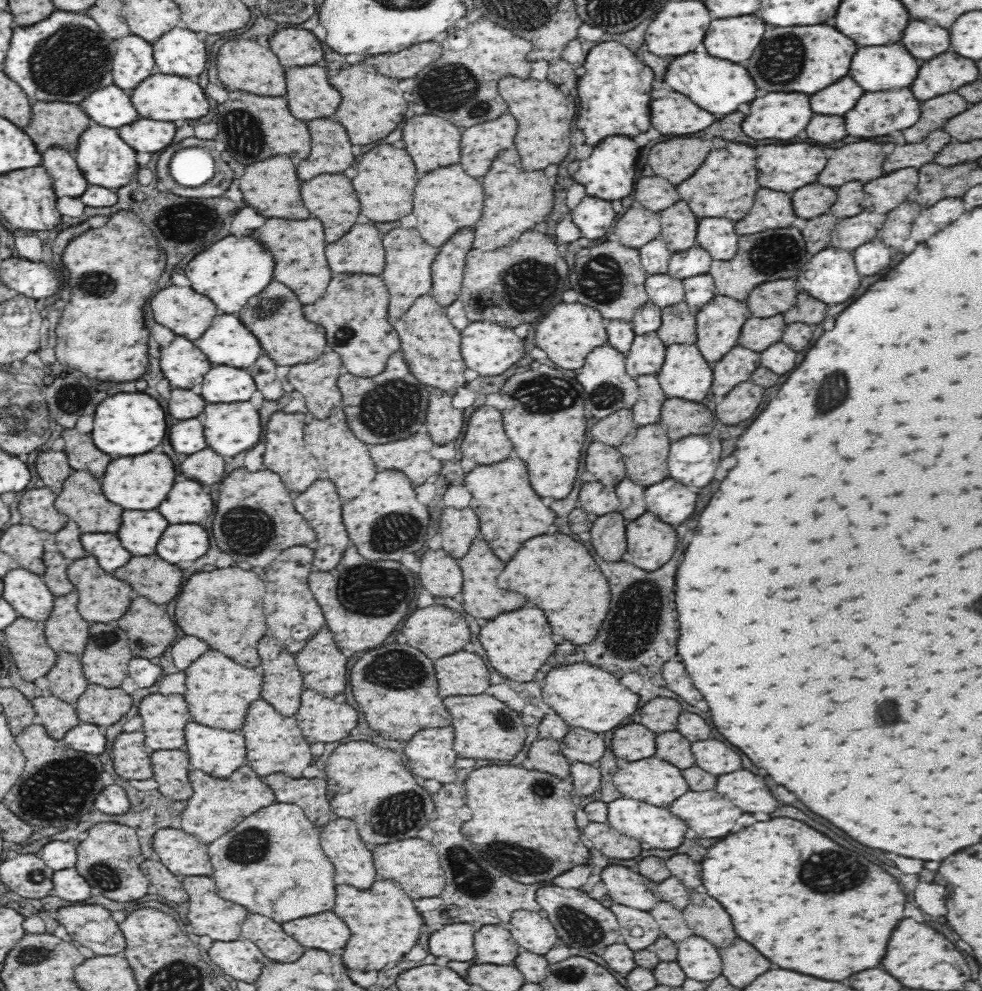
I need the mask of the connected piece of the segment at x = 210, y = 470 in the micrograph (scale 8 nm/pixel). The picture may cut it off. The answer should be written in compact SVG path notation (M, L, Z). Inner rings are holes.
M204 448L196 454L190 454L182 464L180 472L200 484L216 484L224 478L224 458L220 458L214 450Z

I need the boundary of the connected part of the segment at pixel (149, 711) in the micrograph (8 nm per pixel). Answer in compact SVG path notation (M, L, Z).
M149 694L139 702L138 712L149 752L178 750L184 746L184 726L192 722L192 716L180 694Z

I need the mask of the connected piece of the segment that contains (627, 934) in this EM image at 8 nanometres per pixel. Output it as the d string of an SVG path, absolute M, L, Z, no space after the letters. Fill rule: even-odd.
M609 903L609 908L617 916L621 941L633 951L647 949L663 936L658 922L649 911L638 910L620 903Z

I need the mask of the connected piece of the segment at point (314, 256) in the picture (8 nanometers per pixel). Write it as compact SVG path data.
M268 218L262 228L250 232L270 254L274 256L276 268L274 268L274 280L286 284L292 292L298 294L302 304L314 304L320 296L324 296L326 286L332 278L332 272L328 268L326 256L324 256L324 228L320 220L280 220L280 218Z

